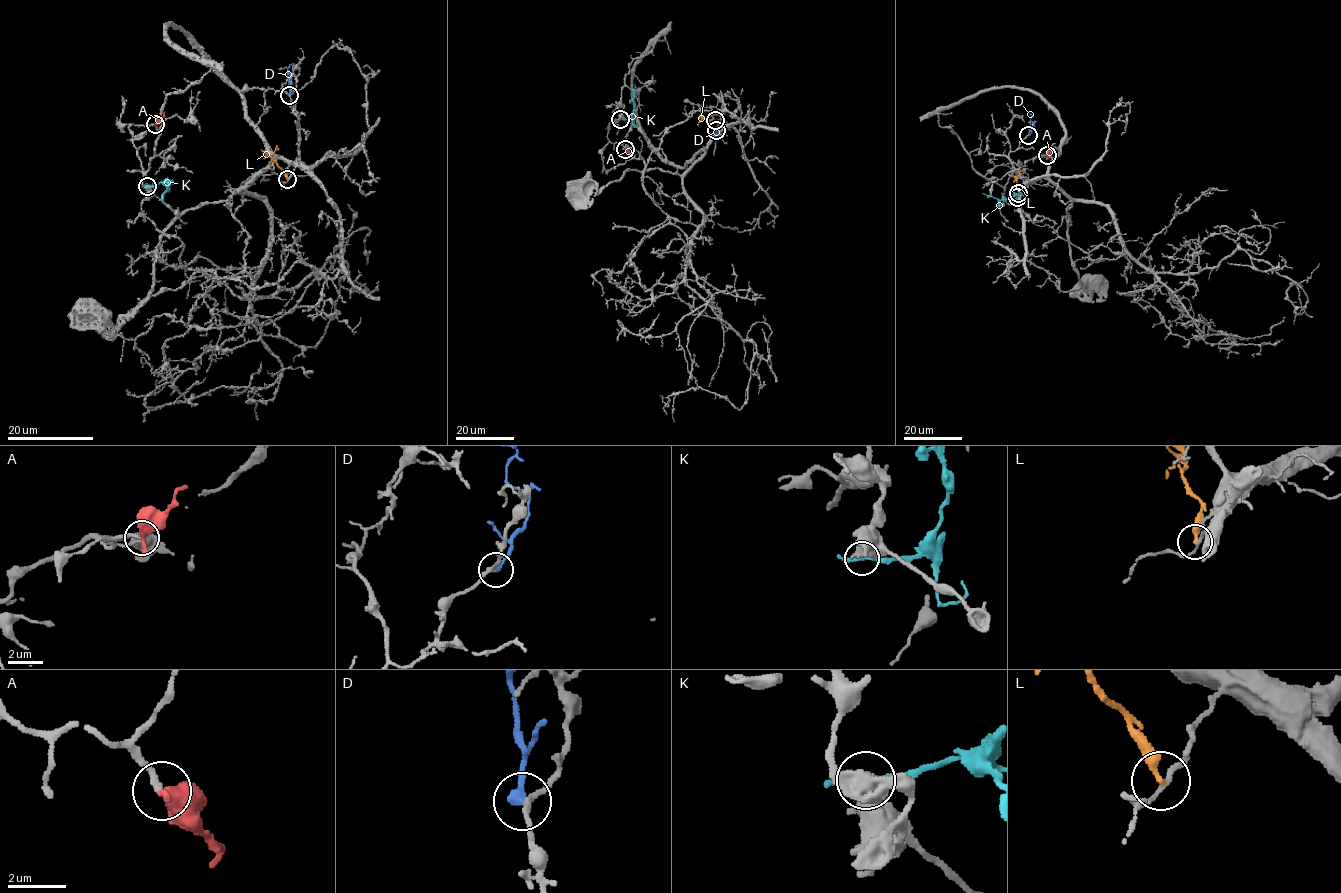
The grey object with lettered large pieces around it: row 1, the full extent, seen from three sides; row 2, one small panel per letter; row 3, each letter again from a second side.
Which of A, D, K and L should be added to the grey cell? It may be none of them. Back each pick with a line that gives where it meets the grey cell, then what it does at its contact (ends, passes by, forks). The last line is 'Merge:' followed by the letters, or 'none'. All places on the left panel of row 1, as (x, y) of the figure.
A: (155, 124) | it ends
Merge: A

